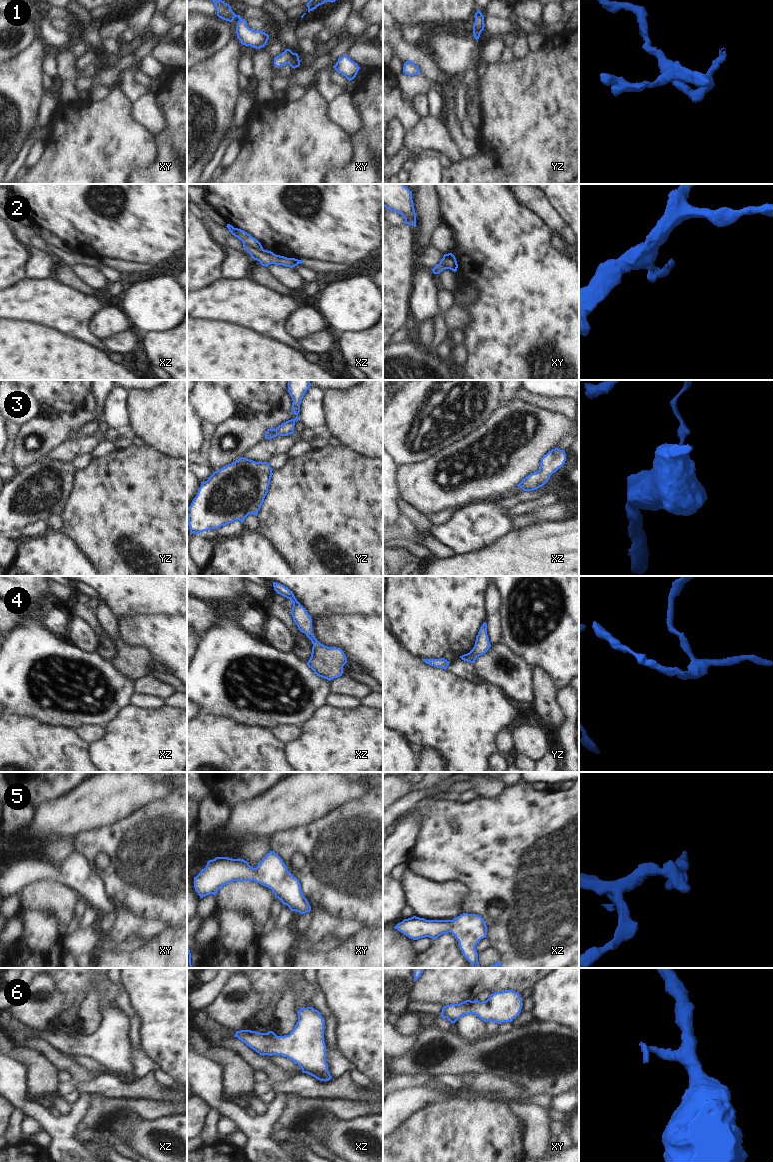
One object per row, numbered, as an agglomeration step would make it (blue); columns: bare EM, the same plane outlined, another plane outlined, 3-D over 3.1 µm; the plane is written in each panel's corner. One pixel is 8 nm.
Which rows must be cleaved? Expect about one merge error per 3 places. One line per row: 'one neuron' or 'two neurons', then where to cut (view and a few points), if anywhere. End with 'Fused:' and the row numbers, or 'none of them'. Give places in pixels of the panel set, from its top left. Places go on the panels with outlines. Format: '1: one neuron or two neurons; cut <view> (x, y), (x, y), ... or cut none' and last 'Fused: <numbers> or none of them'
1: one neuron; cut none
2: two neurons; cut xz (242, 241), (256, 249), (263, 249)
3: one neuron; cut none
4: one neuron; cut none
5: one neuron; cut none
6: one neuron; cut none
Fused: 2

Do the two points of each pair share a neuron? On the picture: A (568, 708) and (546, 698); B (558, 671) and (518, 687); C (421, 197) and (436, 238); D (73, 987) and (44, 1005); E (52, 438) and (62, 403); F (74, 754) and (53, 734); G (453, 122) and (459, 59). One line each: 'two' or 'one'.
A: two
B: two
C: two
D: two
E: two
F: one
G: two

